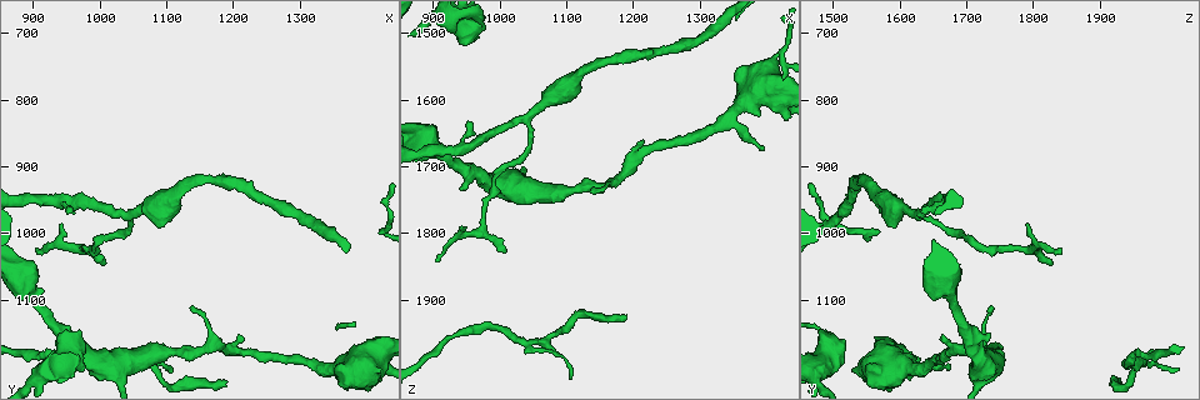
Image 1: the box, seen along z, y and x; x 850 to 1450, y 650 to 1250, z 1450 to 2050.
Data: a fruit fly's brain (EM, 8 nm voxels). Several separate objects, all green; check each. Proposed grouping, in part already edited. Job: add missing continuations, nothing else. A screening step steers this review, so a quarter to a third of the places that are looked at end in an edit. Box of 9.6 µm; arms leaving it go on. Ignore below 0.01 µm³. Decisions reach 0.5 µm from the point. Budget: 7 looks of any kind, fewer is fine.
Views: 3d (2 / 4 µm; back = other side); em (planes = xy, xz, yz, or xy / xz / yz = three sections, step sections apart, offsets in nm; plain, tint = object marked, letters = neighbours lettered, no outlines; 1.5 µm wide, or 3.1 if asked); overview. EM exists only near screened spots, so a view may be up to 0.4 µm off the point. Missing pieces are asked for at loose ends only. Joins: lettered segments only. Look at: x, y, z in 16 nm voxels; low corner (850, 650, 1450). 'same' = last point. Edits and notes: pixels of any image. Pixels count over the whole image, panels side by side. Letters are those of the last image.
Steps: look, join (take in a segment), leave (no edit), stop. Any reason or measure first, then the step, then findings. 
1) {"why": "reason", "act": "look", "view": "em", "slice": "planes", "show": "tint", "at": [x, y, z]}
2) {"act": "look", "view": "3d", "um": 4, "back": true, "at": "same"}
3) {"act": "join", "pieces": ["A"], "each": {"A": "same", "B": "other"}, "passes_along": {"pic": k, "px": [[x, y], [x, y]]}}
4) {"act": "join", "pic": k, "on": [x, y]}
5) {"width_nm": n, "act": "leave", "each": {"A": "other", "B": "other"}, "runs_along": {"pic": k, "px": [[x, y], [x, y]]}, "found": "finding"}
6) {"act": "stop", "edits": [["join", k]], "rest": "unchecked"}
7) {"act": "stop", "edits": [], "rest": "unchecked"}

{"why": "an open end", "act": "look", "view": "em", "slice": "planes", "show": "plain", "at": [1190, 1220, 1925]}

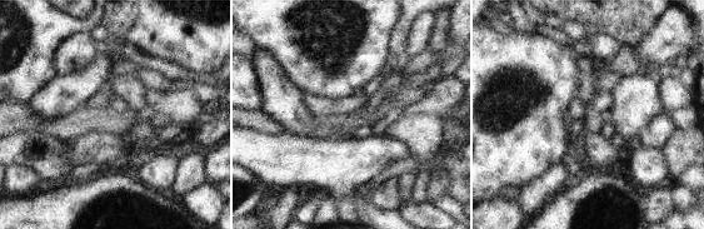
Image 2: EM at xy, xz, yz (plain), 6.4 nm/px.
{"why": "see the neighbours", "act": "look", "view": "em", "slice": "planes", "show": "letters", "at": "same"}

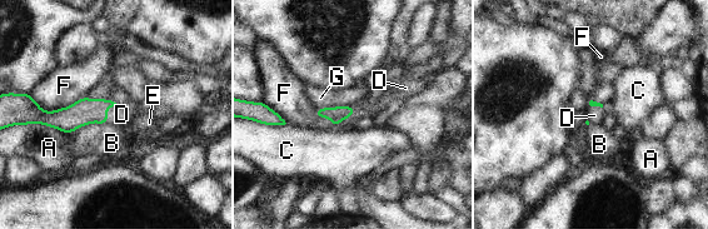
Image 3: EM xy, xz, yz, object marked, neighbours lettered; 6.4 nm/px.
{"act": "join", "pieces": ["D"], "each": {"A": "other", "B": "other", "C": "other", "D": "same", "E": "other", "F": "other", "G": "other"}, "found": "it goes on there"}

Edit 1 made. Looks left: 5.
{"act": "look", "view": "overview"}

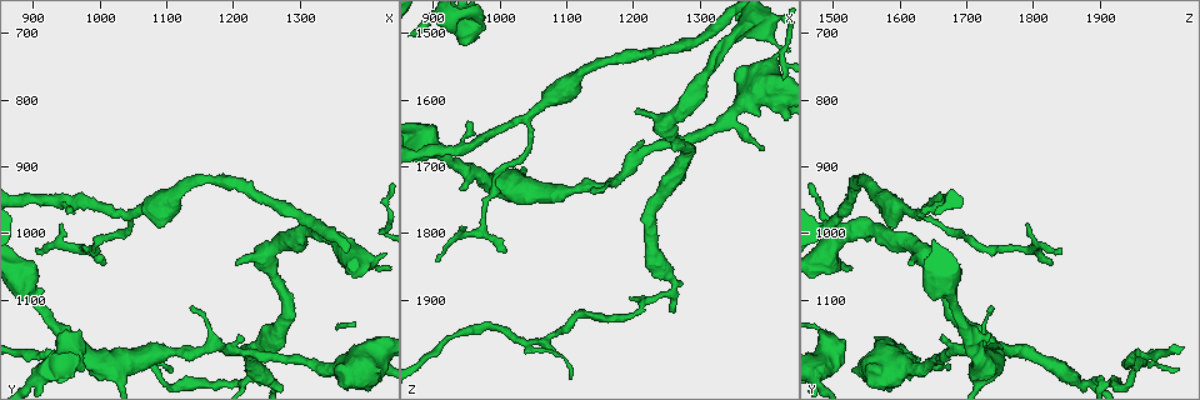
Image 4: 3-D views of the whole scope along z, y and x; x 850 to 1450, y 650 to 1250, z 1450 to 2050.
{"act": "look", "view": "em", "slice": "xz", "step": 4, "show": "letters", "at": [1395, 1200, 1670]}

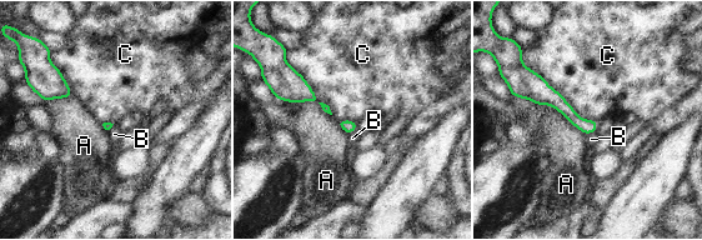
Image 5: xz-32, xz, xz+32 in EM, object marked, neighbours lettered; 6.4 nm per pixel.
{"act": "look", "view": "em", "slice": "planes", "show": "letters", "at": "same"}

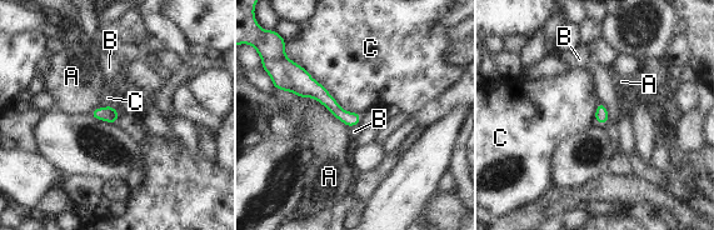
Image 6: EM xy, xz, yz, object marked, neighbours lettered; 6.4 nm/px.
{"act": "leave", "each": {"A": "other", "B": "other", "C": "other"}, "border": {"pic": 6, "px": [[288, 58], [344, 110], [360, 114]]}, "found": "none of them fits"}

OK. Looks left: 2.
{"act": "look", "view": "em", "slice": "planes", "show": "letters", "at": [1205, 1045, 1615]}

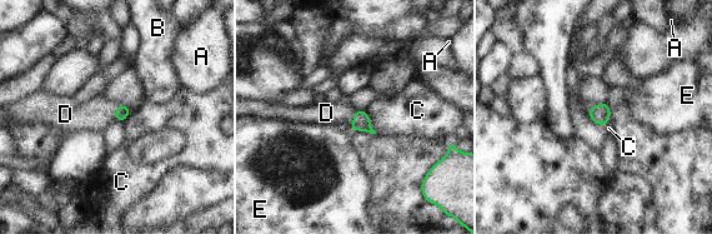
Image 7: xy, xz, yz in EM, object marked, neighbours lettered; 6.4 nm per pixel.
{"act": "join", "pieces": ["D"], "each": {"A": "other", "B": "other", "C": "other", "D": "same", "E": "other"}, "passes_along": {"pic": 7, "px": [[121, 111], [115, 113], [94, 115]]}, "found": "the neuron continues"}

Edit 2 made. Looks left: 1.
{"act": "stop", "edits": [["join", 3], ["join", 7]], "rest": "unchecked"}

